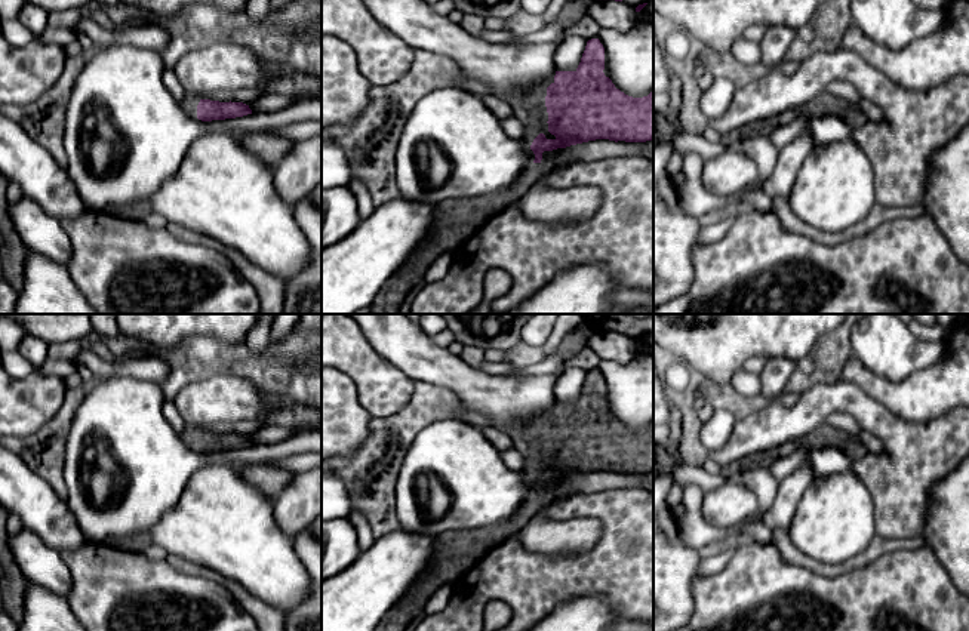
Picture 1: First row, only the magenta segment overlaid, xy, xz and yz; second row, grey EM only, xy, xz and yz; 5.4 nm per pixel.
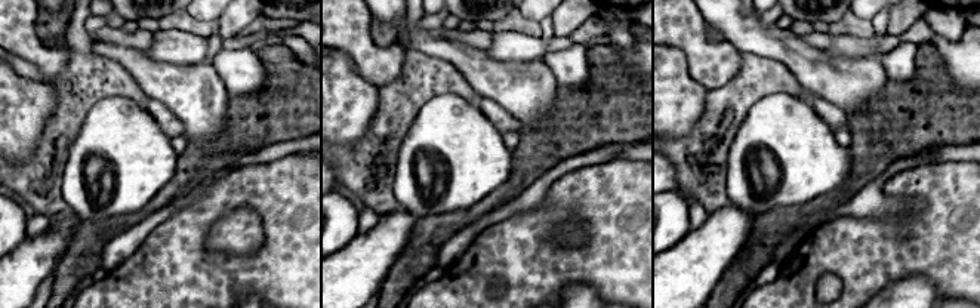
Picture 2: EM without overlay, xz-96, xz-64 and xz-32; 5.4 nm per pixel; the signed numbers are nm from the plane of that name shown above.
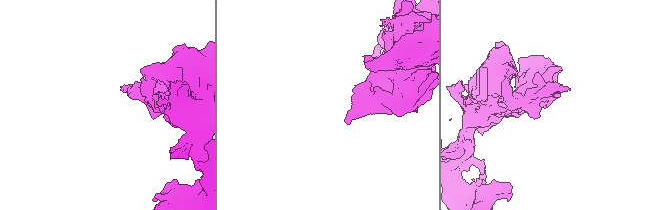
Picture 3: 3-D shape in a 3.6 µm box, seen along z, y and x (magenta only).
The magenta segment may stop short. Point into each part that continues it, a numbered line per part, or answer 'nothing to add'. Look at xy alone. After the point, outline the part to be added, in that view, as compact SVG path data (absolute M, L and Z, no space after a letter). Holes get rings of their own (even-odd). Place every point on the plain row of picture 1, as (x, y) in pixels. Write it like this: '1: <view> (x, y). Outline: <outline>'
1: xy (190, 434). Outline: M187 425L184 433L181 434L181 438L190 449L197 450L199 434L200 434L200 430Z

